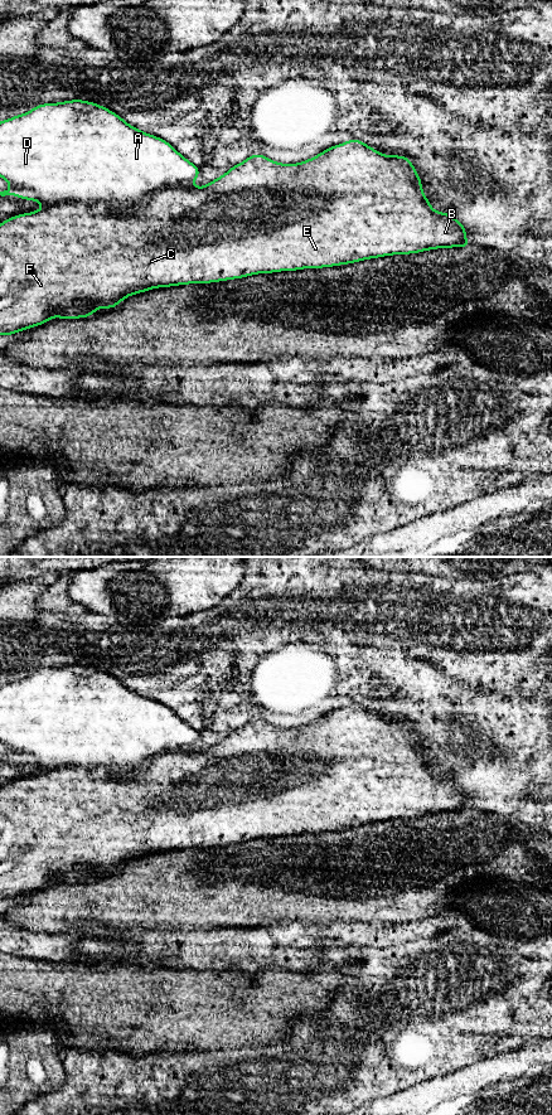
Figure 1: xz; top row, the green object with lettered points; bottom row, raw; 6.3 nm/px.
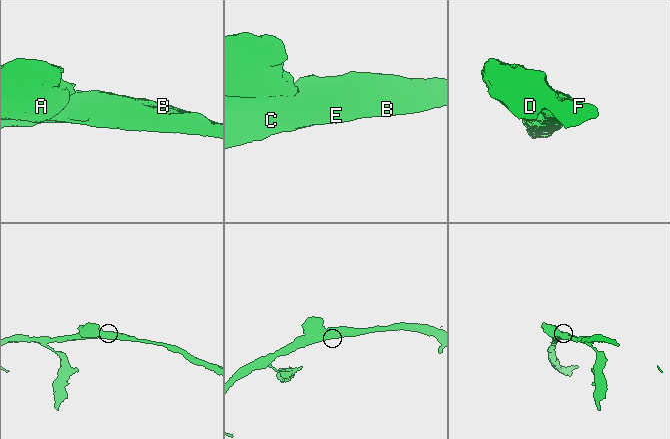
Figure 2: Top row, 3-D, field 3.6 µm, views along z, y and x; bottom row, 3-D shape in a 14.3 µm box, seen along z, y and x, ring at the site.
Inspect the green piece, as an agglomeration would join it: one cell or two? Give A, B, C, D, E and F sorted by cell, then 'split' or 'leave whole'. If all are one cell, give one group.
groups A D / B C E F; split

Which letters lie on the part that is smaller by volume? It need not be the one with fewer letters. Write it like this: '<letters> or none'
A, D

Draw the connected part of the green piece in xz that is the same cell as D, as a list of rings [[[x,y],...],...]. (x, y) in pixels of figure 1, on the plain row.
[[[89,665],[43,668],[0,687],[0,741],[11,751],[0,760],[37,765],[45,772],[69,766],[112,767],[113,775],[118,776],[125,769],[142,767],[159,755],[192,752],[190,747],[199,737],[199,732],[168,706],[130,690],[117,678]]]

